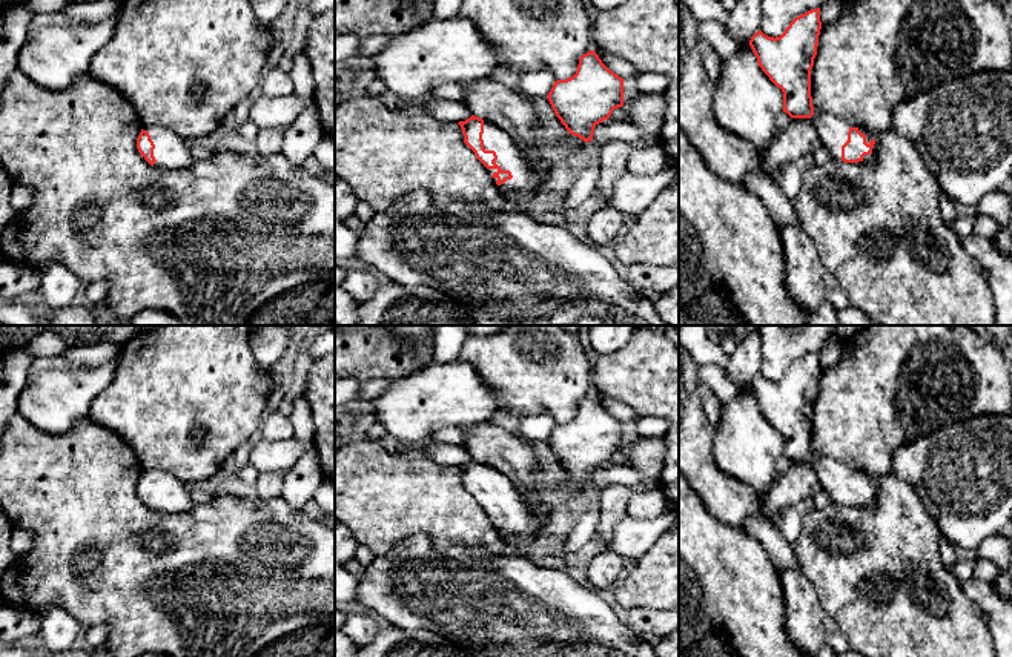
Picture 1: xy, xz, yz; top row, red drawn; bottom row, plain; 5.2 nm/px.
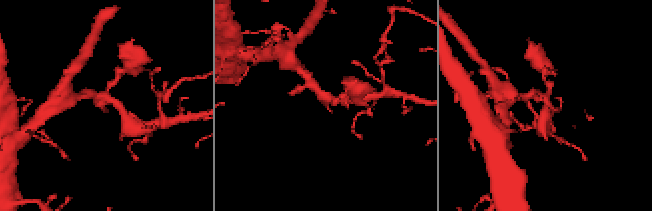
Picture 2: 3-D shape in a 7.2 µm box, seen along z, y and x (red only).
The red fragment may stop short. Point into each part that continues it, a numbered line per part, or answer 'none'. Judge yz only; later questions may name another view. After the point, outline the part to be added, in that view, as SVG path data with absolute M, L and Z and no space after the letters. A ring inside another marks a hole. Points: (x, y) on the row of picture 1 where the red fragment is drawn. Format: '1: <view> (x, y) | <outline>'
1: yz (833, 131) | M814 112L811 120L815 124L822 146L831 154L834 161L842 161L842 146L848 141L848 132L851 127L857 127L865 134L868 144L874 140L869 130L832 114Z

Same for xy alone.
1: xy (171, 151) | M143 126L143 130L149 132L155 144L155 167L186 169L195 164L197 158L190 152L190 141L163 126Z

